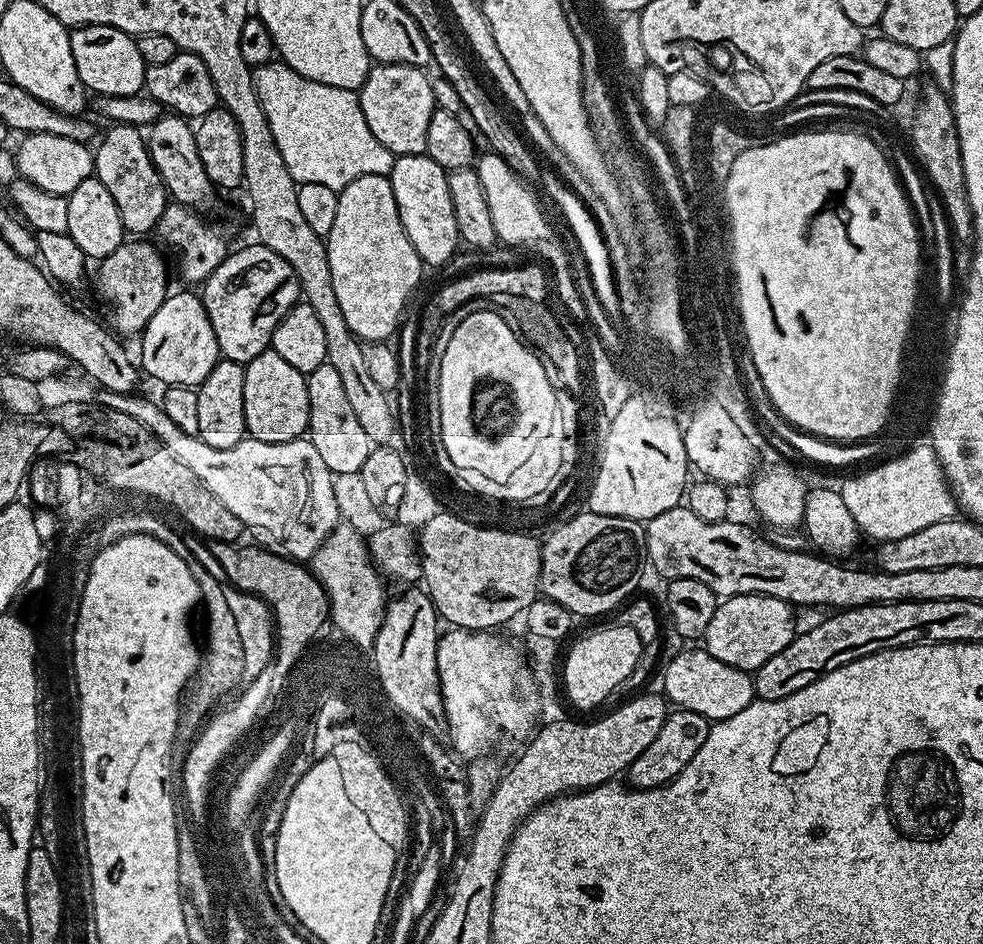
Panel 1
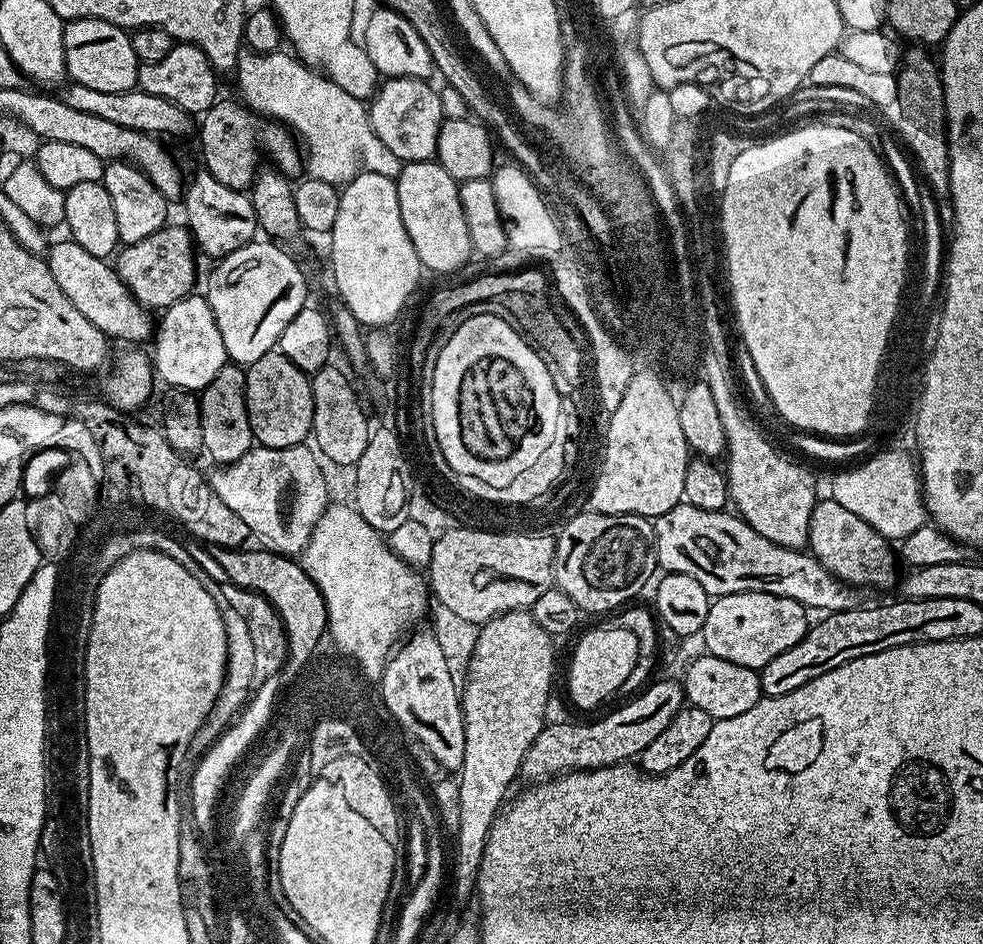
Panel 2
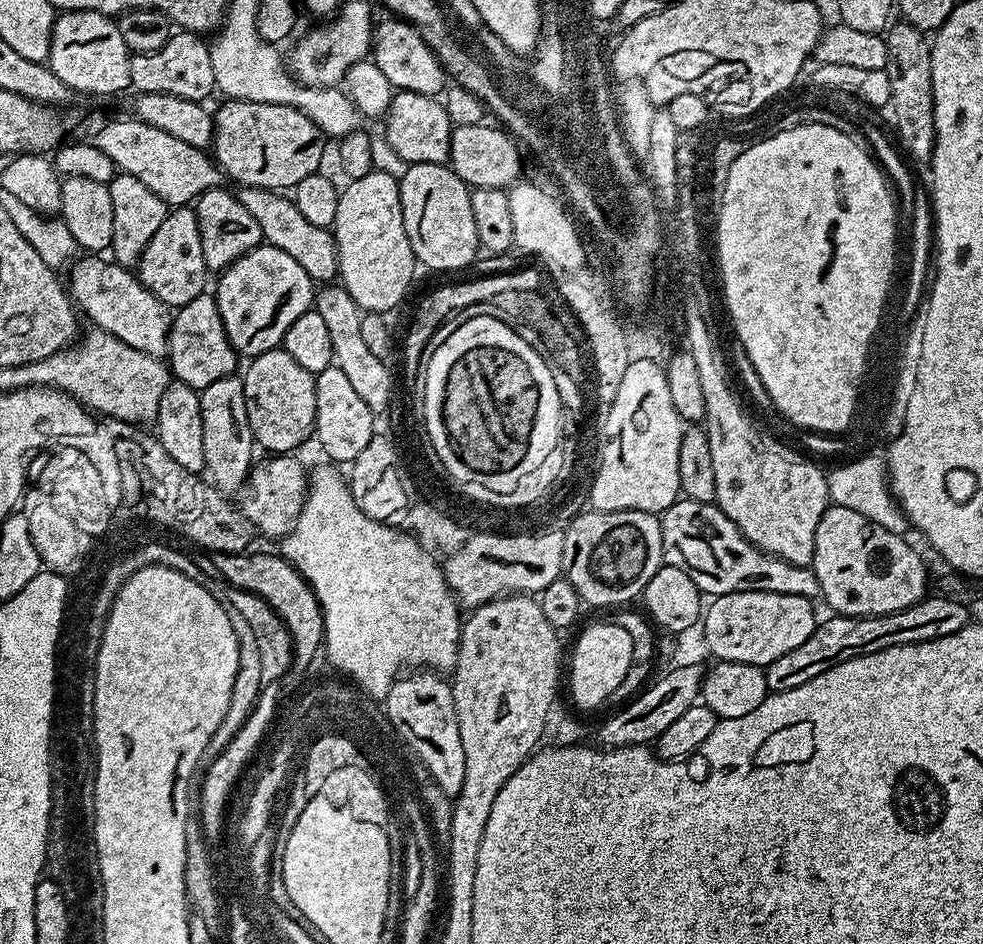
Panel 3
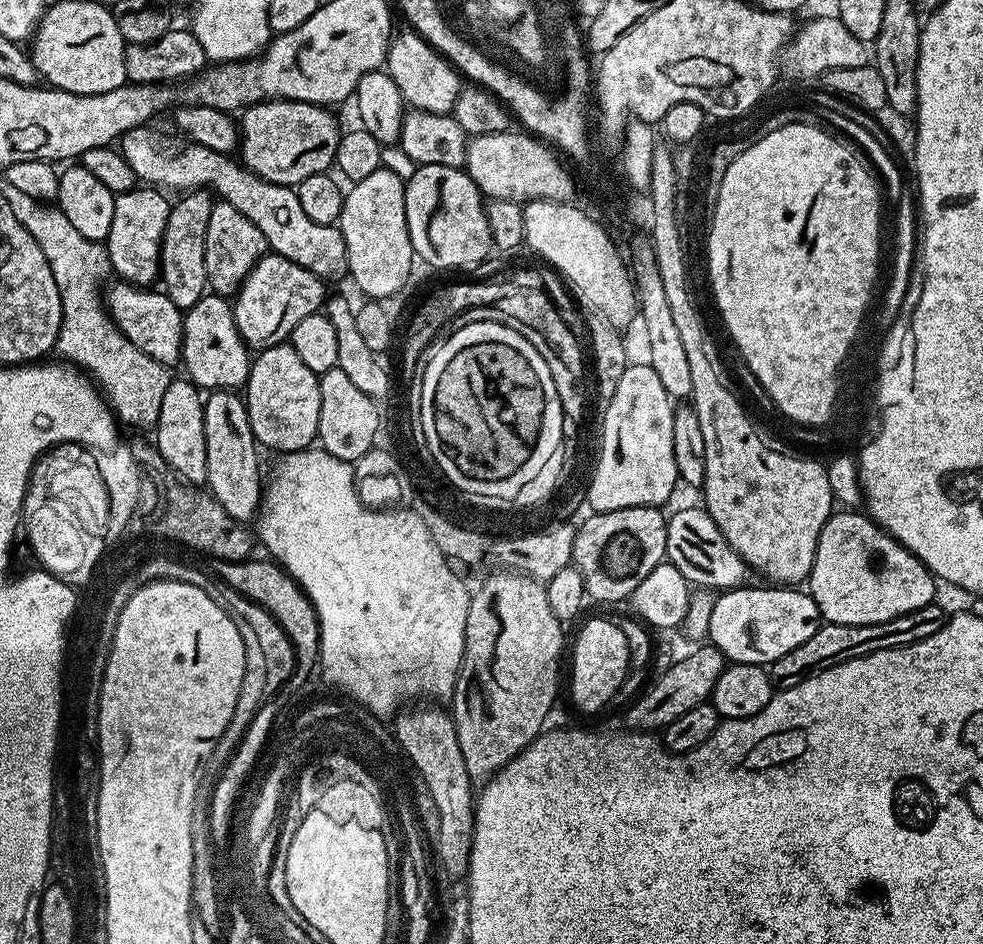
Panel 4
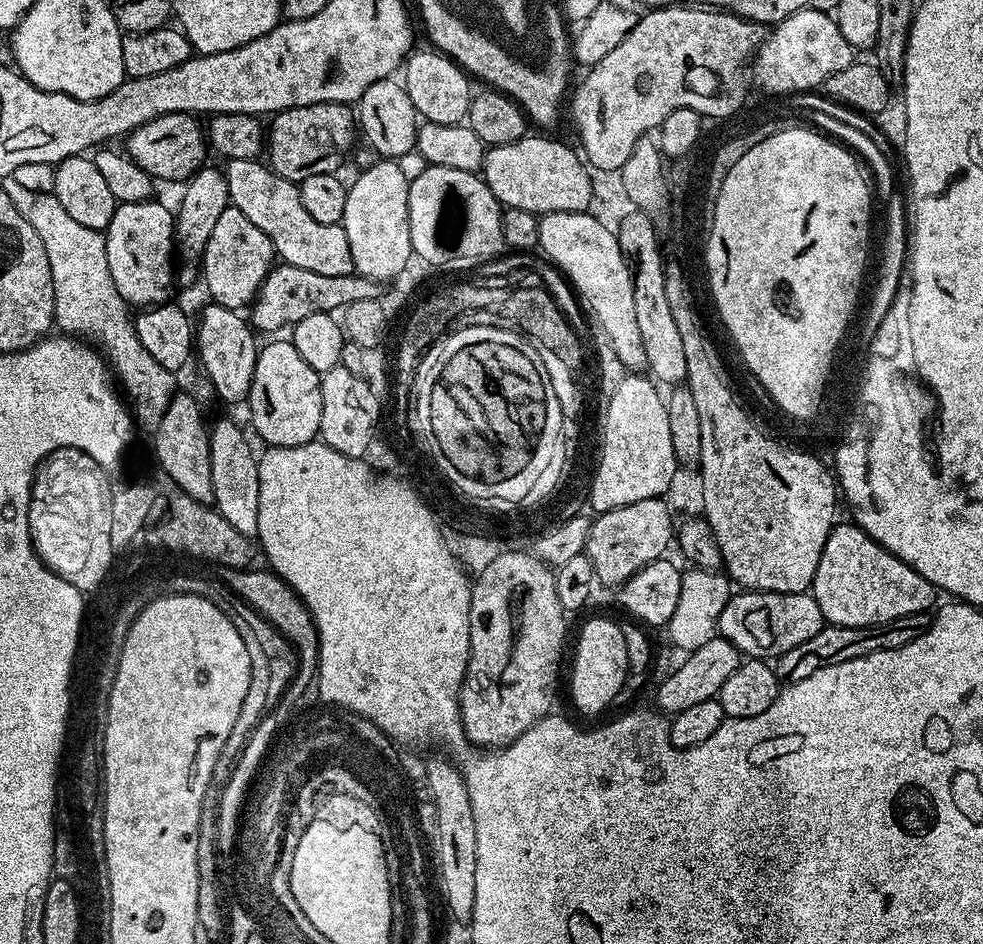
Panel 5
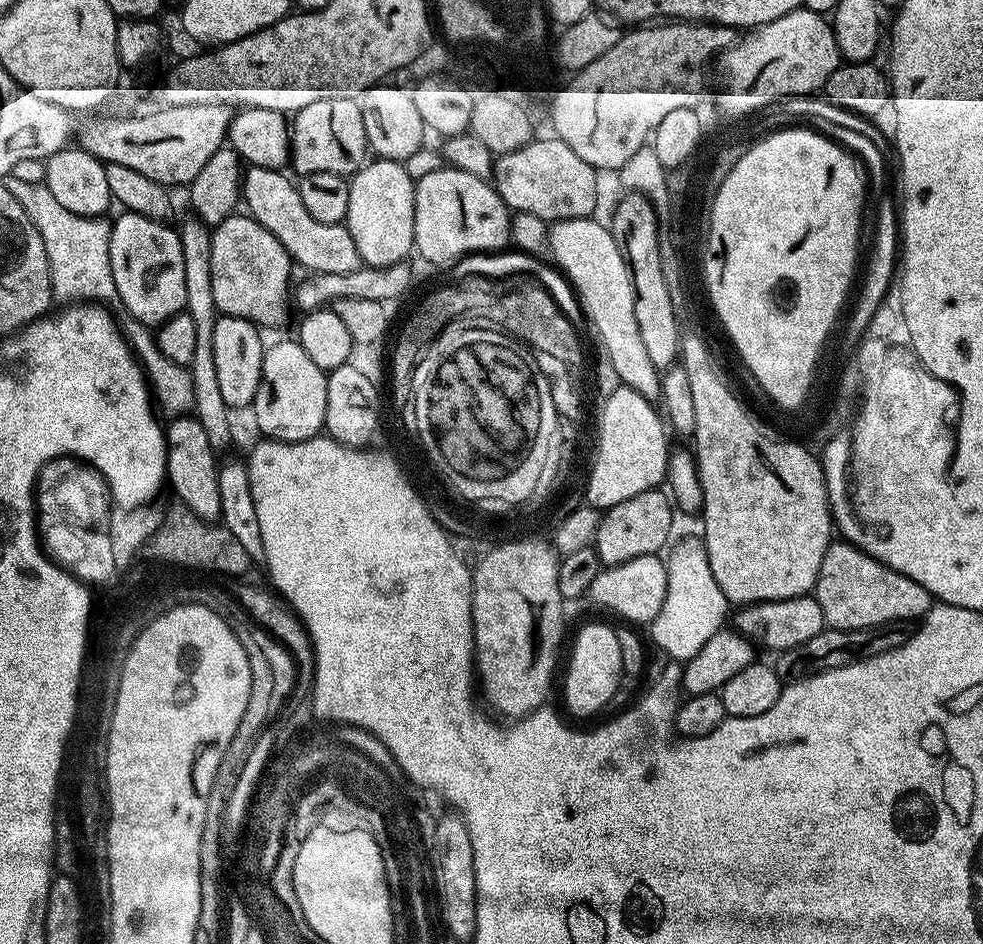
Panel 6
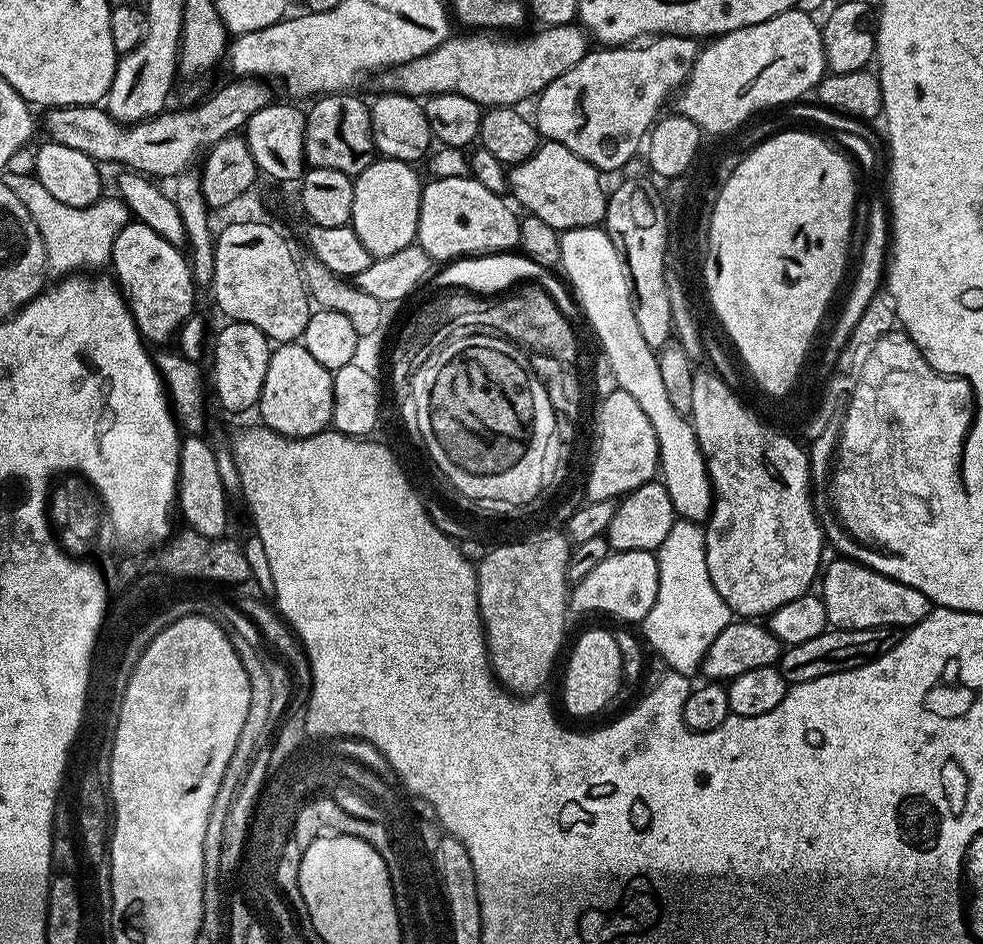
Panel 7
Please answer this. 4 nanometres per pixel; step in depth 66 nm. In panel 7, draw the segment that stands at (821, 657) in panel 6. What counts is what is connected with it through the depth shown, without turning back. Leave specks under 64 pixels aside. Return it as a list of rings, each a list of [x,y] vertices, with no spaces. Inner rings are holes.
[[[867,628],[866,630],[829,630],[818,634],[818,638],[809,638],[807,642],[798,642],[781,651],[778,667],[782,678],[789,684],[805,684],[822,678],[826,674],[838,674],[866,666],[882,654],[898,646],[902,632],[899,628]]]

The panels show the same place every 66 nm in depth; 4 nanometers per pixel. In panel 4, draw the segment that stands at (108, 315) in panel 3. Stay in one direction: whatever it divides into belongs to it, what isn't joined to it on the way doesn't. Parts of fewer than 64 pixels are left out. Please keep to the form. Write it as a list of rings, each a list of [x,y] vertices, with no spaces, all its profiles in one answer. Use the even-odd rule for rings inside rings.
[[[116,282],[112,289],[106,292],[106,307],[112,321],[142,350],[142,354],[150,354],[154,362],[172,370],[182,360],[182,334],[184,333],[184,312],[170,302],[163,290],[145,290],[135,284]]]

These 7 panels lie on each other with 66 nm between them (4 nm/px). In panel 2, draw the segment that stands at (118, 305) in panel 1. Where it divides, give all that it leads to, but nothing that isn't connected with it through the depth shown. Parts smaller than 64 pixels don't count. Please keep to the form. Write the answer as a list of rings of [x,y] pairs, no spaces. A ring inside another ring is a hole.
[[[171,224],[150,234],[150,238],[142,238],[142,242],[123,245],[114,256],[114,267],[120,281],[128,287],[135,300],[149,310],[174,306],[174,302],[193,295],[195,289],[192,287],[196,284],[198,249],[187,227]]]

